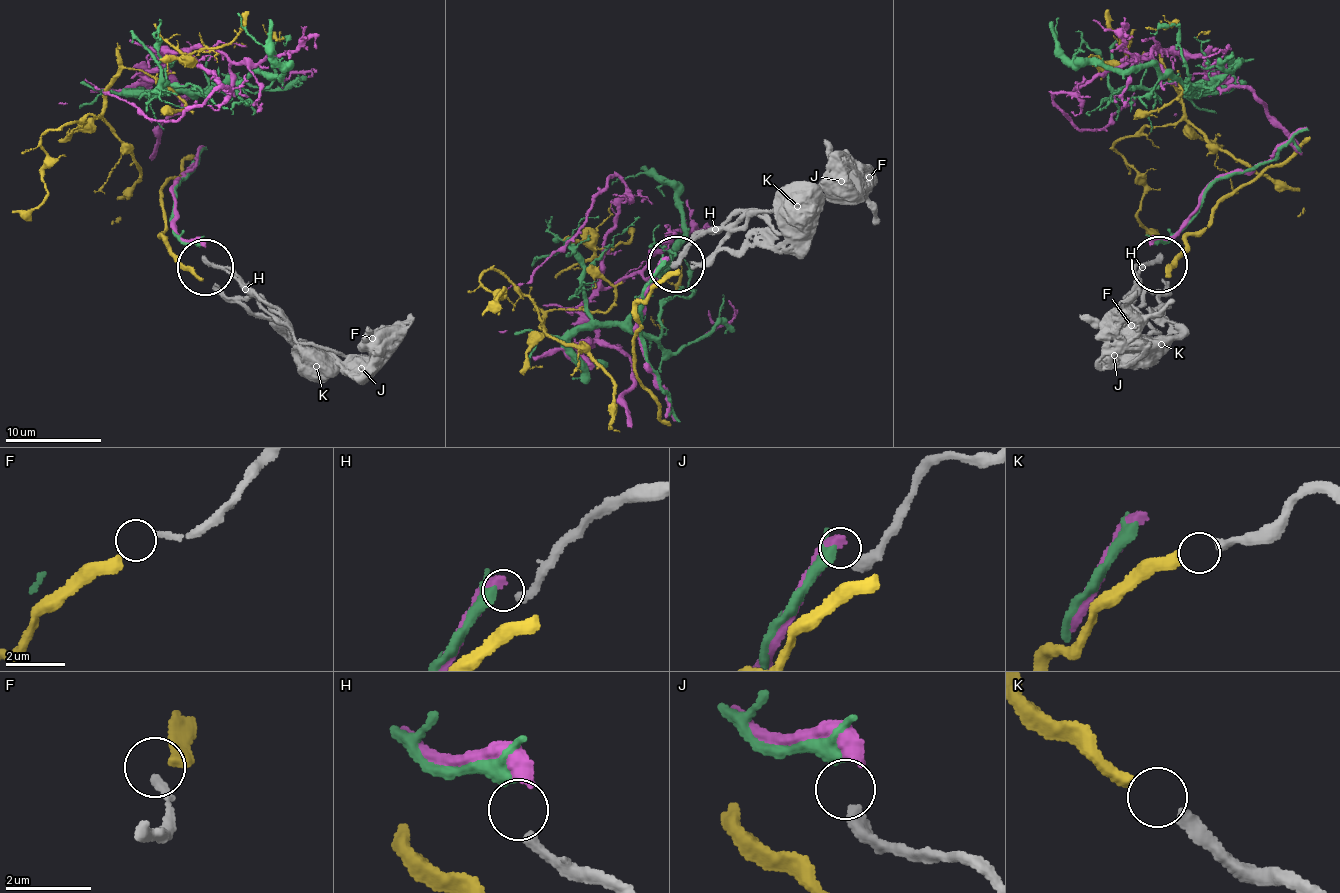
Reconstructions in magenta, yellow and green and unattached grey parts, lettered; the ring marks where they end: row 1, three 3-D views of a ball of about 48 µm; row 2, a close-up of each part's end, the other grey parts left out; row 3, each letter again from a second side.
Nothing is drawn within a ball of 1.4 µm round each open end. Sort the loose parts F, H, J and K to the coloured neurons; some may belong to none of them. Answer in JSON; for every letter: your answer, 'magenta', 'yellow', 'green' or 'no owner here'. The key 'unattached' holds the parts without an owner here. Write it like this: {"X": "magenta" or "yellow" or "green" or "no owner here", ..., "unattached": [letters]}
{"F": "no owner here", "H": "magenta", "J": "green", "K": "yellow", "unattached": ["F"]}

